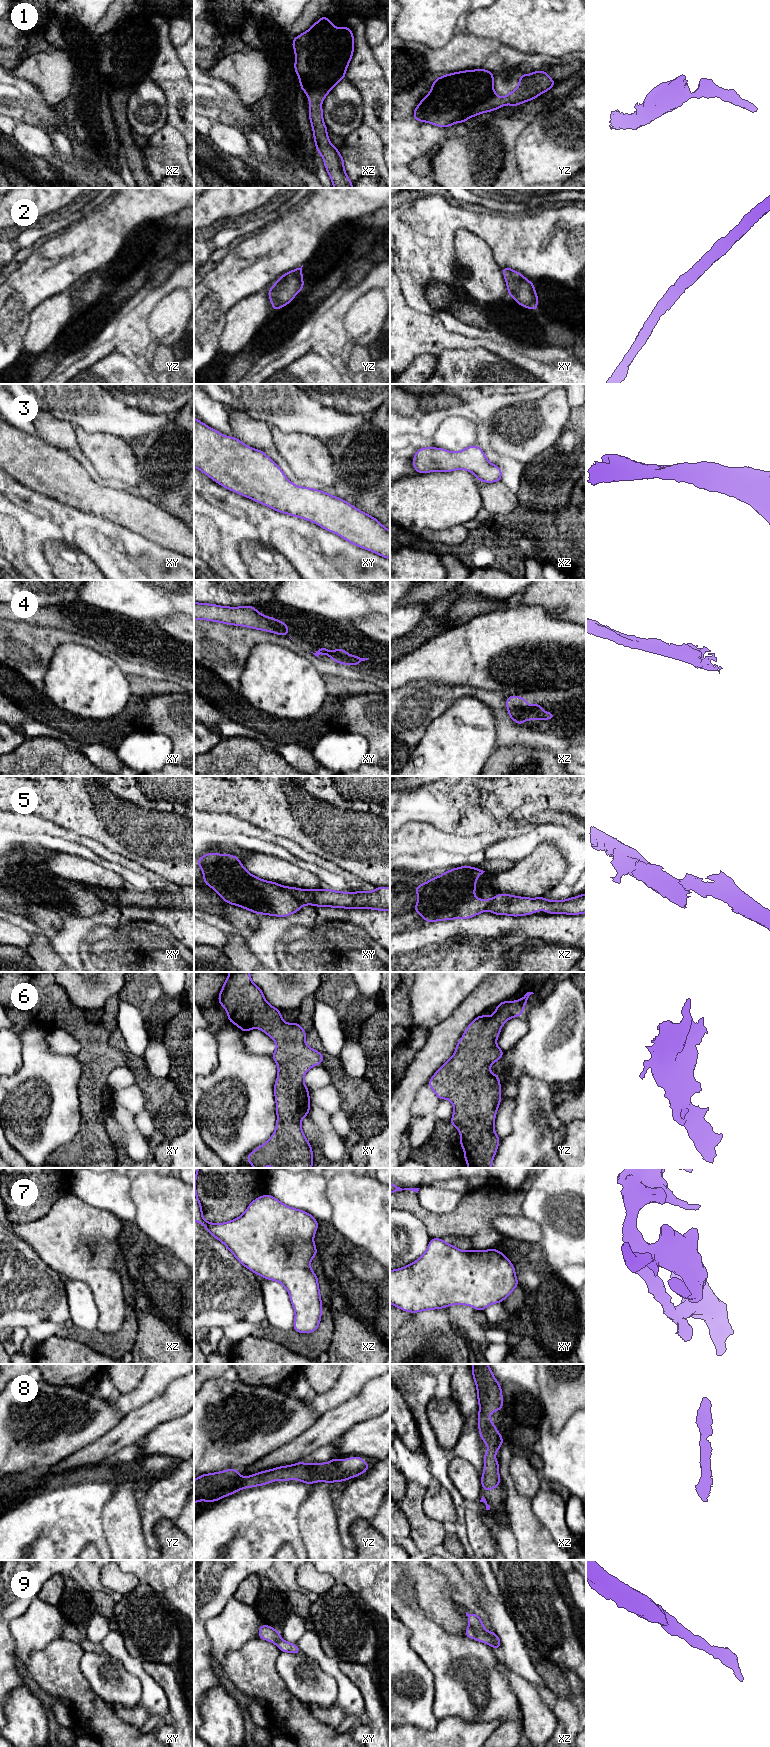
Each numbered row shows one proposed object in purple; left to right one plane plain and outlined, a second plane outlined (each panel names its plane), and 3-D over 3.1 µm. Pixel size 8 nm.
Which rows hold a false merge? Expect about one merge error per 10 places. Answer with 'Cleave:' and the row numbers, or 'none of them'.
Cleave: 5

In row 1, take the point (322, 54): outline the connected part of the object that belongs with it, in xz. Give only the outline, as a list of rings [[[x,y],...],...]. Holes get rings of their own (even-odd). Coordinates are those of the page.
[[[323,15],[309,30],[293,39],[292,47],[300,88],[310,103],[308,114],[317,153],[323,157],[334,188],[353,188],[344,169],[344,159],[328,138],[321,106],[332,88],[345,78],[354,52],[352,30],[349,27],[336,28]]]

